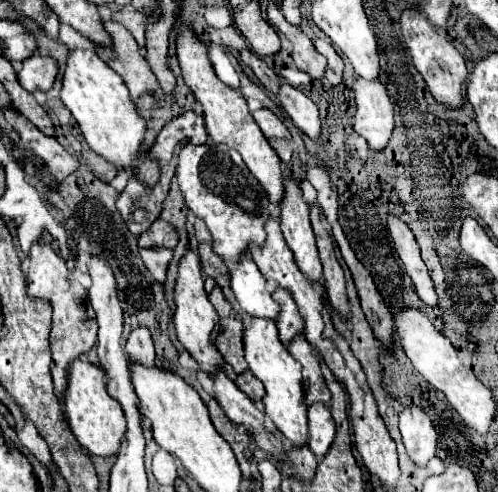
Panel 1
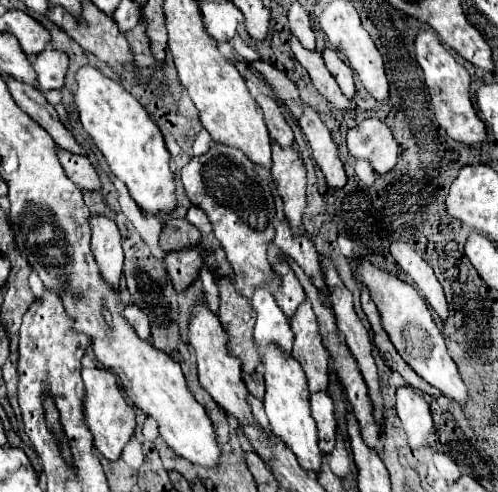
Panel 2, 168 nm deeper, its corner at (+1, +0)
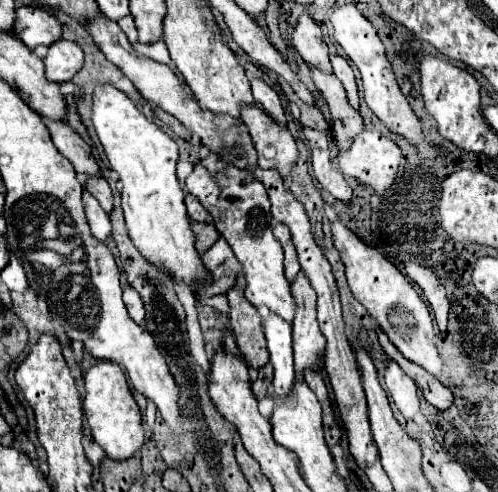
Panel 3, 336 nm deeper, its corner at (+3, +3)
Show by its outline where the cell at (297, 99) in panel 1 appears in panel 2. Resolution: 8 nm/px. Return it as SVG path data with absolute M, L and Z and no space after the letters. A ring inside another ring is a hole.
M303 105L303 115L299 117L299 127L311 145L313 159L321 167L321 171L327 179L327 185L333 189L343 187L347 177L343 171L343 163L337 155L337 145L333 143L327 127L323 125L323 121L315 113L315 109L311 109L309 105Z

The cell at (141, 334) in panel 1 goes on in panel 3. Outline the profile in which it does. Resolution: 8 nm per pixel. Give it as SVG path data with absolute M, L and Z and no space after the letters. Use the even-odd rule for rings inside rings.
M125 288L125 290L123 290L123 302L125 302L125 306L127 306L129 316L139 324L139 322L143 320L143 314L145 314L139 292L135 292L133 288Z

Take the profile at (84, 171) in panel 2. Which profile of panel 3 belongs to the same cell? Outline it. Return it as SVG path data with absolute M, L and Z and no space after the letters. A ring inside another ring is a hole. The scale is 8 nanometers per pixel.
M87 178L85 186L87 186L87 190L99 200L101 208L103 208L107 214L111 214L111 210L113 210L113 194L111 194L111 188L109 188L107 180L105 180L105 178Z

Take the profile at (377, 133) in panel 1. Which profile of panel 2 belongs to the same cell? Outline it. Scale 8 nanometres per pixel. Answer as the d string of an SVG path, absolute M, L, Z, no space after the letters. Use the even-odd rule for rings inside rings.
M377 117L361 121L347 131L347 147L353 157L367 159L377 173L393 169L399 157L399 147L391 135L391 129Z

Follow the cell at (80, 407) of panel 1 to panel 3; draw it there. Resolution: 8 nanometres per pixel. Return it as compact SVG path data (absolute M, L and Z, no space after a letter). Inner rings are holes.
M99 362L85 372L85 414L93 438L103 446L109 458L127 460L145 442L145 430L141 426L139 406L129 390L125 372L115 362Z

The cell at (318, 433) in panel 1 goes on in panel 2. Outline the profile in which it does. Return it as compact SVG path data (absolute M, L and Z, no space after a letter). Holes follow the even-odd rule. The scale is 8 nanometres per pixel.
M325 391L311 395L311 413L319 429L319 449L323 453L331 453L335 447L335 417L333 401Z

